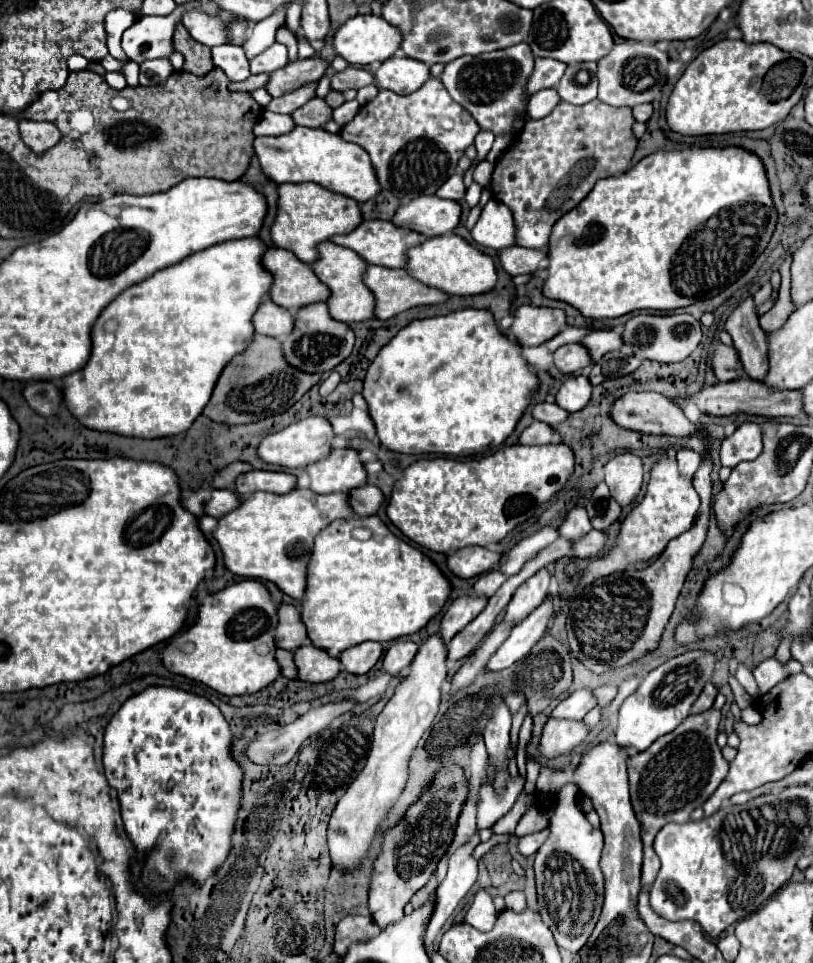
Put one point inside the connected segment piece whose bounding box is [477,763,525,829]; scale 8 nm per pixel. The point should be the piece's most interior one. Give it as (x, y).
(490, 808)

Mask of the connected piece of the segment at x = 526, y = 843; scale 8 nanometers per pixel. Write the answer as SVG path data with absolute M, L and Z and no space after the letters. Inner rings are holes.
M545 827L543 831L537 831L537 833L531 833L531 835L525 835L519 839L519 853L521 855L533 855L537 853L537 849L545 843L545 839L549 837L549 827Z

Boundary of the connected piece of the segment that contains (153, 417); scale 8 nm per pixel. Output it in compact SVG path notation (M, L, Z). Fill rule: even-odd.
M247 237L241 241L225 241L221 245L215 245L213 249L205 249L205 253L193 253L193 257L185 257L185 261L161 269L155 275L147 277L145 281L137 283L135 287L123 291L97 319L95 327L93 327L93 351L91 351L91 359L89 363L81 369L75 371L71 375L67 375L63 379L63 397L65 403L69 407L69 411L81 421L85 423L85 427L97 429L97 431L111 431L111 433L121 433L127 437L145 437L145 439L155 439L155 437L167 437L167 435L177 435L183 433L191 427L191 423L197 419L197 415L201 415L203 407L207 405L213 387L219 379L219 373L227 367L227 363L235 357L245 353L245 349L249 347L249 343L255 337L255 329L253 329L253 315L257 313L257 309L261 307L261 303L265 301L265 297L269 295L269 289L273 285L273 273L269 273L263 267L263 255L267 253L267 245L263 239L259 237Z

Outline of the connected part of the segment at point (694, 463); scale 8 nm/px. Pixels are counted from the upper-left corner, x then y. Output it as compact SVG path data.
M681 449L677 453L677 467L679 467L679 473L683 477L691 479L699 465L701 465L701 455L699 453L693 453L691 449Z

